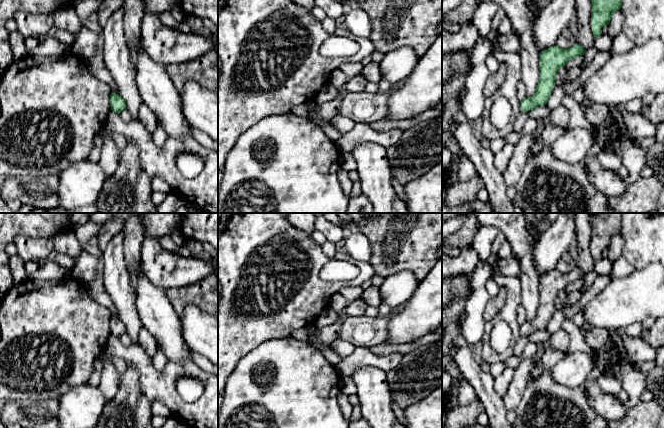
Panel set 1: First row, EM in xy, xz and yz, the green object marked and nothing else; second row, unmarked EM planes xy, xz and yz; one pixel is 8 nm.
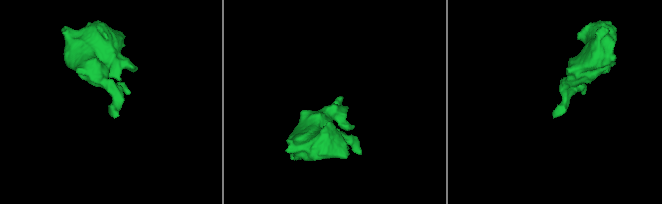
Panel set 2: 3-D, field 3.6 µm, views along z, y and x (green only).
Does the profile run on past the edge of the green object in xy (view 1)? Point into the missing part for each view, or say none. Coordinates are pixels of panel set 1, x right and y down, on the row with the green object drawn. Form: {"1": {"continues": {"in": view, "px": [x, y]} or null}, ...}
{"1": {"continues": null}}

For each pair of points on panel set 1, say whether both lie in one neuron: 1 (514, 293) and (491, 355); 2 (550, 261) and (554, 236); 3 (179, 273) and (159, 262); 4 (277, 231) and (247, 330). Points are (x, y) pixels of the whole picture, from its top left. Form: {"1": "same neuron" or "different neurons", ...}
{"1": "same neuron", "2": "same neuron", "3": "same neuron", "4": "same neuron"}

